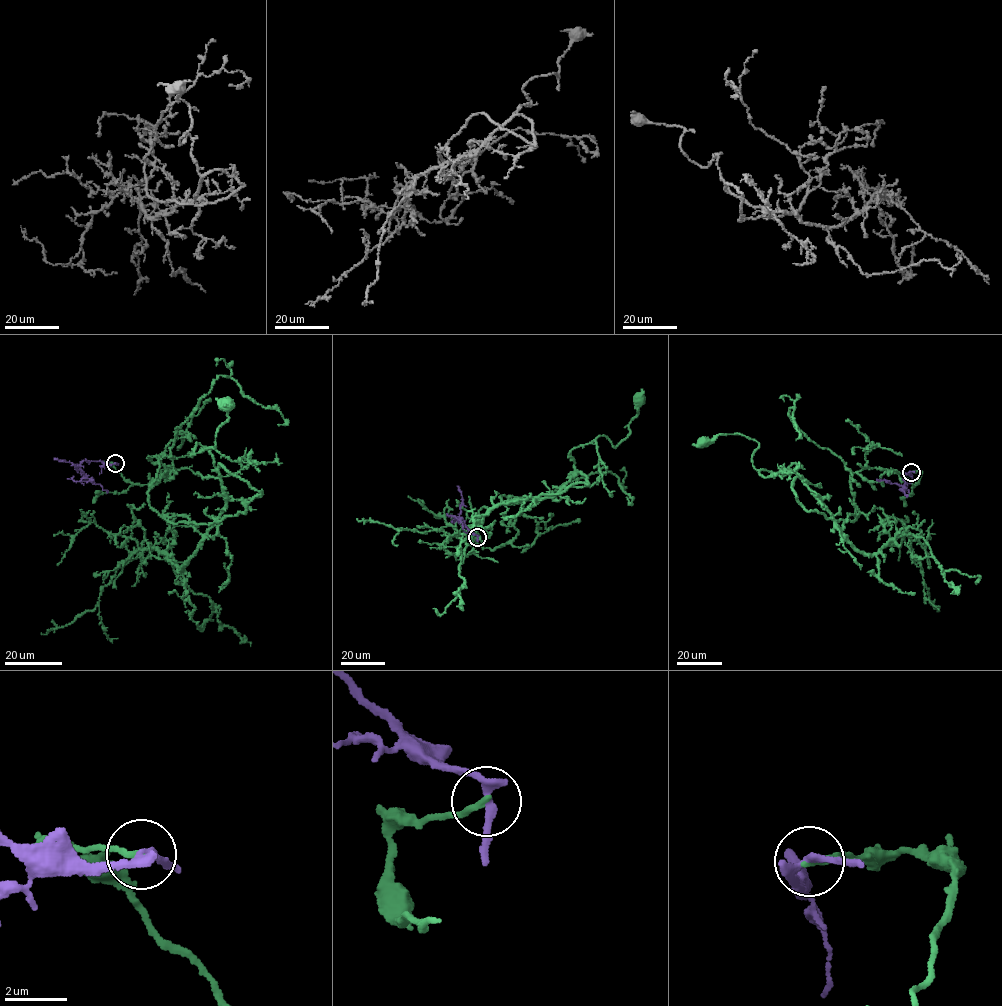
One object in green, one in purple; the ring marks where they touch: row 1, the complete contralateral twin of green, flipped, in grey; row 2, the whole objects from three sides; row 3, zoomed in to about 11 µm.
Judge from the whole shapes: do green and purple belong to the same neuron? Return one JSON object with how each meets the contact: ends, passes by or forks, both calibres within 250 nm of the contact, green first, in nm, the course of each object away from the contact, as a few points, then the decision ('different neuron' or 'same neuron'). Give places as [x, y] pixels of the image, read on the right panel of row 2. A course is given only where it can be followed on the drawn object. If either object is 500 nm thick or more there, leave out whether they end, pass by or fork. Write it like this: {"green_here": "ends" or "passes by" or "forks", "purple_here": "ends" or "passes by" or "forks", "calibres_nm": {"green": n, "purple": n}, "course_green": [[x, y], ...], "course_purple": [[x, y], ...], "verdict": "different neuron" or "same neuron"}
{"green_here": "ends", "purple_here": "passes by", "calibres_nm": {"green": 200, "purple": 240}, "course_green": [[910, 472], [851, 473], [856, 517], [838, 521], [795, 463], [757, 470], [739, 433], [704, 443]], "course_purple": [[910, 472], [904, 474], [904, 486], [876, 480]], "verdict": "different neuron"}

